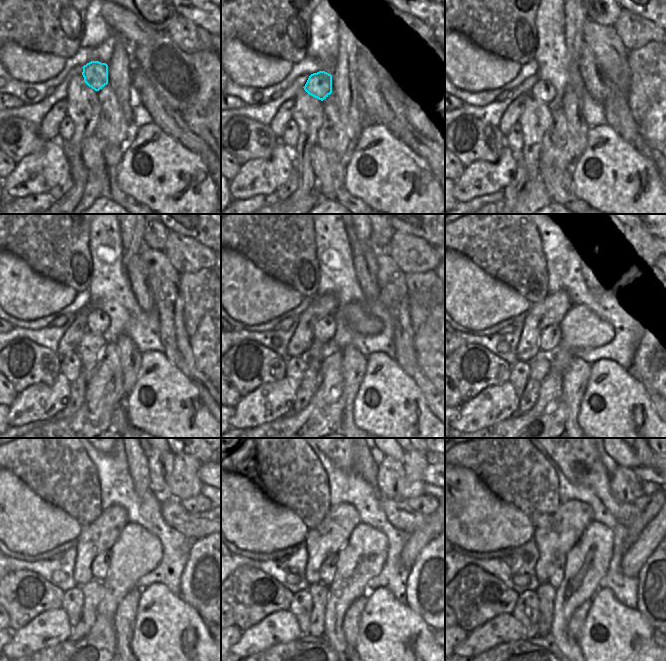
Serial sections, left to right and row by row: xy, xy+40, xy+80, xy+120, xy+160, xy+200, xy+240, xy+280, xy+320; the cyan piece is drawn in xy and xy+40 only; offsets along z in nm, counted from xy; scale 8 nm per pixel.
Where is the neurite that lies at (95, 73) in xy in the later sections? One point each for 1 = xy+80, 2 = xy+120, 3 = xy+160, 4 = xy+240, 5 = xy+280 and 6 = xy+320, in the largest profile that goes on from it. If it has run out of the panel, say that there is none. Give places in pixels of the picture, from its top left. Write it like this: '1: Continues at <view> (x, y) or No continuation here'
1: Continues at xy+80 (543, 91)
2: Continues at xy+120 (98, 322)
3: Continues at xy+160 (324, 329)
4: Continues at xy+240 (101, 564)
5: Continues at xy+280 (328, 567)
6: Continues at xy+320 (557, 576).

